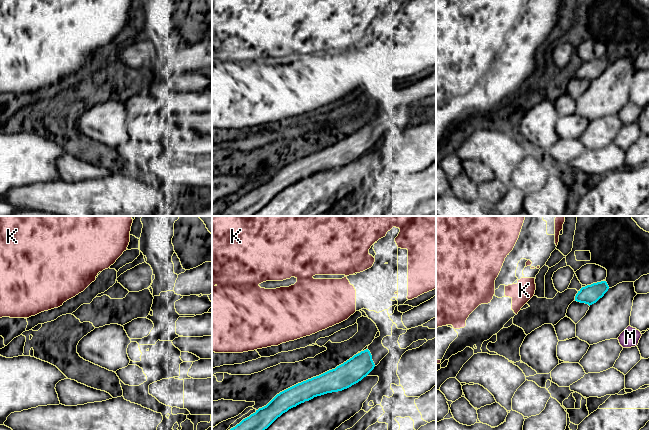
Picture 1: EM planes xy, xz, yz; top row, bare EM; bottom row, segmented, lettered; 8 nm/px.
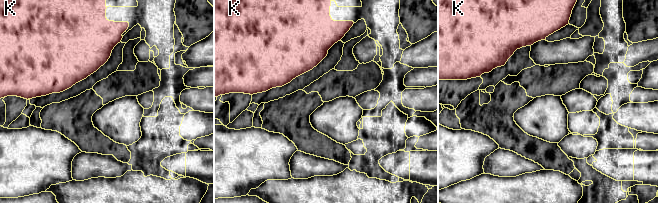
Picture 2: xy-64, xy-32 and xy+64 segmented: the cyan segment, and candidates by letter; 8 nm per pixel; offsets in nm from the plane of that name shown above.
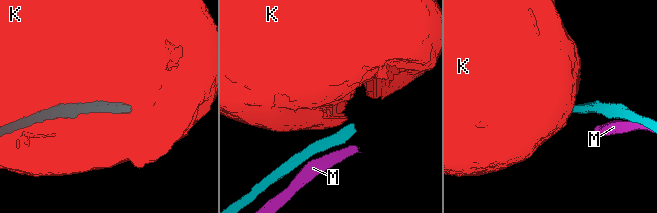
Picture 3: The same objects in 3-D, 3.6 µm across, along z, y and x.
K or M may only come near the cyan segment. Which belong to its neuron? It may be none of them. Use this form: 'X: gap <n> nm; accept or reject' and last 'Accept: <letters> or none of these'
K: gap 280 nm; reject
M: gap 320 nm; reject
Accept: none of these

